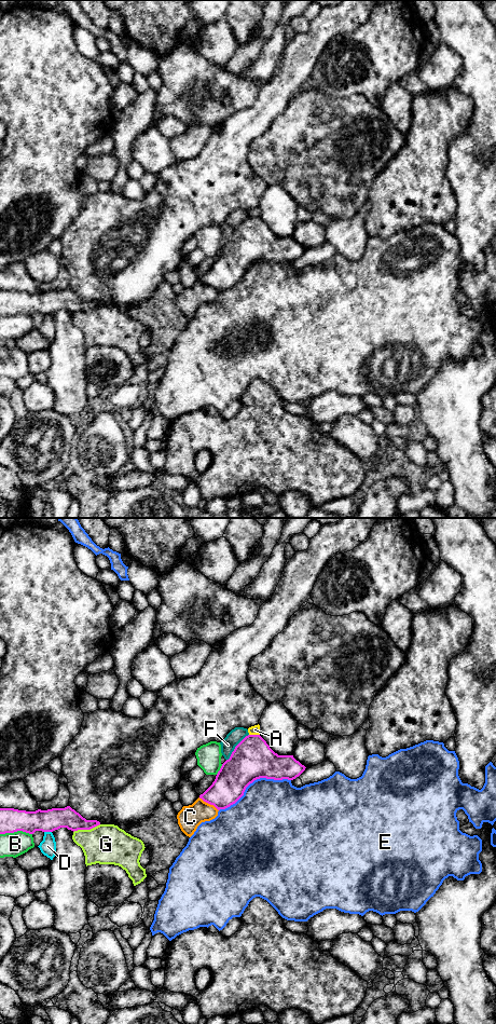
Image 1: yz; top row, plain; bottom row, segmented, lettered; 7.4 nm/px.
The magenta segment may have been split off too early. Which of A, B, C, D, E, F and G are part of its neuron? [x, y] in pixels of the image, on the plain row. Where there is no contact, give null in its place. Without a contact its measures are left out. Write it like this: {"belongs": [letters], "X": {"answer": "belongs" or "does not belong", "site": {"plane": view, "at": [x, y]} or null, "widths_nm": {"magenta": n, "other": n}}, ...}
{"belongs": [], "A": {"answer": "does not belong", "site": {"plane": "yz", "at": [255, 217]}, "widths_nm": {"magenta": 300, "other": 70}}, "B": {"answer": "does not belong", "site": {"plane": "yz", "at": [15, 313]}, "widths_nm": {"magenta": 180, "other": 180}}, "C": {"answer": "does not belong", "site": {"plane": "yz", "at": [208, 285]}, "widths_nm": {"magenta": 240, "other": 180}}, "D": {"answer": "does not belong", "site": {"plane": "yz", "at": [47, 313]}, "widths_nm": {"magenta": 160, "other": 120}}, "E": {"answer": "does not belong", "site": {"plane": "yz", "at": [252, 263]}, "widths_nm": {"magenta": 300, "other": 460}}, "F": {"answer": "does not belong", "site": {"plane": "yz", "at": [235, 229]}, "widths_nm": {"magenta": 300, "other": 110}}, "G": {"answer": "does not belong", "site": {"plane": "yz", "at": [86, 311]}, "widths_nm": {"magenta": 160, "other": 300}}}

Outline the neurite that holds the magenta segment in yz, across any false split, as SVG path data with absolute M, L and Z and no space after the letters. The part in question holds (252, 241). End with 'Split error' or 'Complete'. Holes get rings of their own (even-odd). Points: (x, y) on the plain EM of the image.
M248 217L235 229L230 241L222 246L212 267L199 277L199 281L213 287L218 292L225 291L235 286L244 277L246 270L254 262L260 260L293 262L305 250L293 237L275 235L260 217Z. Complete

